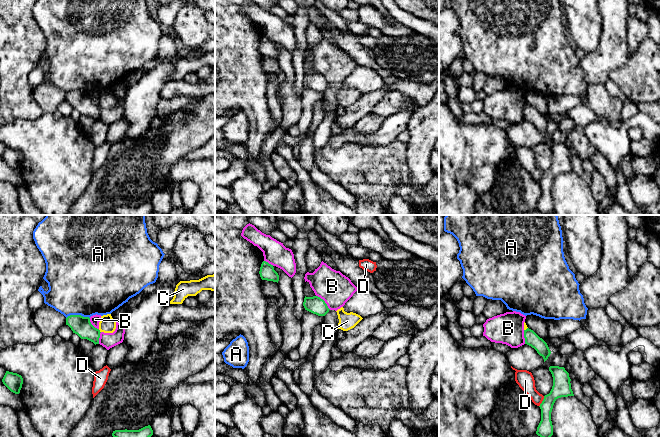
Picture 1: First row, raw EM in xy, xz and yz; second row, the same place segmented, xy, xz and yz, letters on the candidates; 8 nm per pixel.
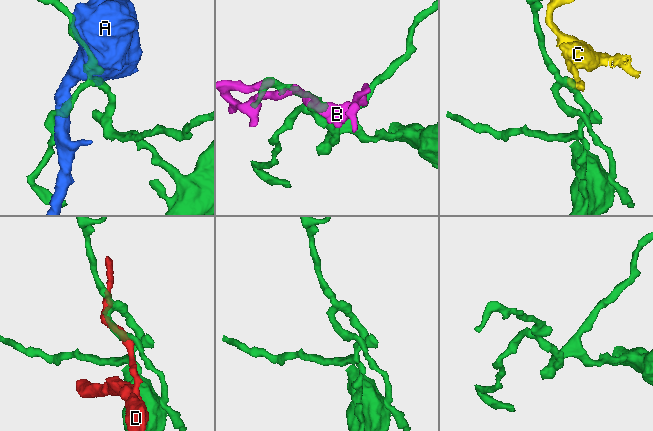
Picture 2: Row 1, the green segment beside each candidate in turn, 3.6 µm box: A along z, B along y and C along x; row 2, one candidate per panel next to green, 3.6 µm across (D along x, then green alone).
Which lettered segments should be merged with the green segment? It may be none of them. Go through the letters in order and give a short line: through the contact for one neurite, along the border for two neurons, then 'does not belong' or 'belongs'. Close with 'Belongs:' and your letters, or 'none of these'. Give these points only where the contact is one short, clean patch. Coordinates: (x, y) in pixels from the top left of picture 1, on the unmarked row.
A: does not belong
B: does not belong
C: line xy (98, 105), (100, 108); does not belong
D: does not belong
Belongs: none of these

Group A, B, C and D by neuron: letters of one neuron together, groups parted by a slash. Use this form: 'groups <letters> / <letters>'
groups A / B / C / D

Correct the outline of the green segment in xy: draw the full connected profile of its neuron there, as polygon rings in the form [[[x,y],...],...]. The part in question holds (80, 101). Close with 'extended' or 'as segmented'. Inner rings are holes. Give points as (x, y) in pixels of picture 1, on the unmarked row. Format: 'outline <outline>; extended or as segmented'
outline [[[70,91],[66,94],[66,101],[68,101],[73,109],[77,110],[81,115],[87,115],[95,121],[99,120],[101,108],[91,100],[89,93]]]; as segmented

